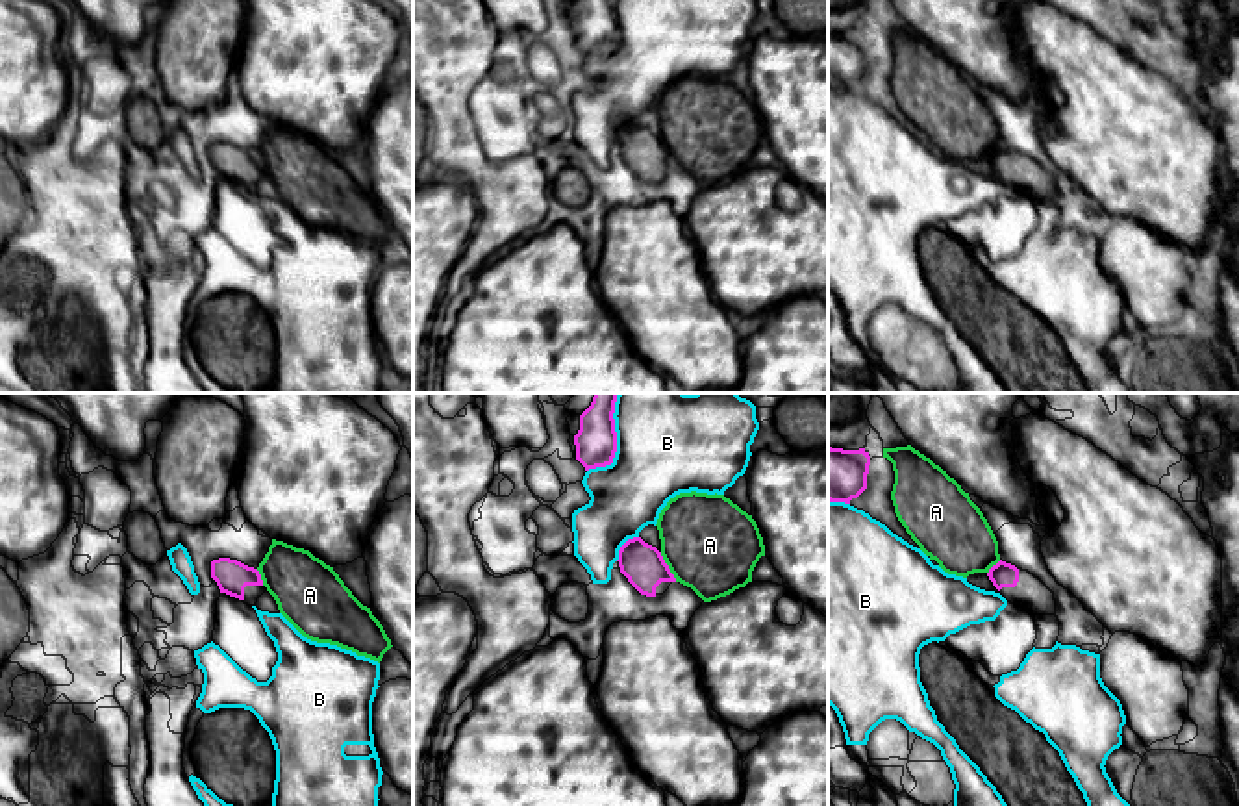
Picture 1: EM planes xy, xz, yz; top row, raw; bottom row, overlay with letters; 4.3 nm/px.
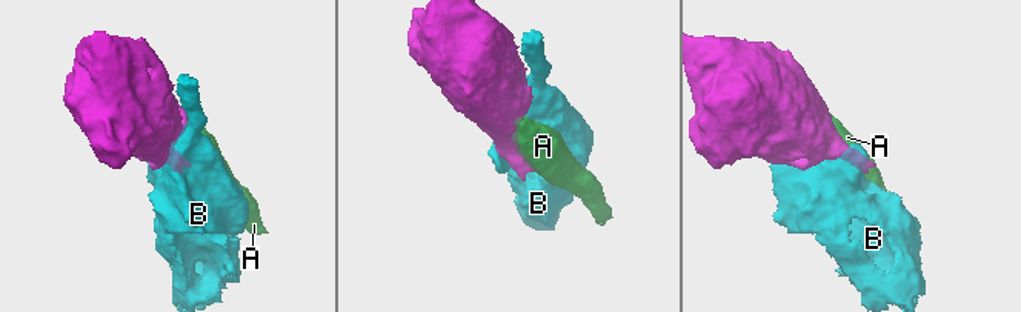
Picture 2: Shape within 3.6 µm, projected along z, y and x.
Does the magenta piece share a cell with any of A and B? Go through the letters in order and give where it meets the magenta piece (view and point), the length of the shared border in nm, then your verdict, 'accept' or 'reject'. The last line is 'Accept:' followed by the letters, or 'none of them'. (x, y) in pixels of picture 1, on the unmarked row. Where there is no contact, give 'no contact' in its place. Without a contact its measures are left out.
A: xz (667, 152) | 150 nm | reject
B: xz (615, 36) | 280 nm | reject
Accept: none of them

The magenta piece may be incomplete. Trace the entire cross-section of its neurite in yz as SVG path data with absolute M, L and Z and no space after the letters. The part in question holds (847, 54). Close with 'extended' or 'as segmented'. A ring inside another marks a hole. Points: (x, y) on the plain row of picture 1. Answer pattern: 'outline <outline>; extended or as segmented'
outline M828 31L828 85L850 89L867 74L870 41L865 33Z; as segmented

